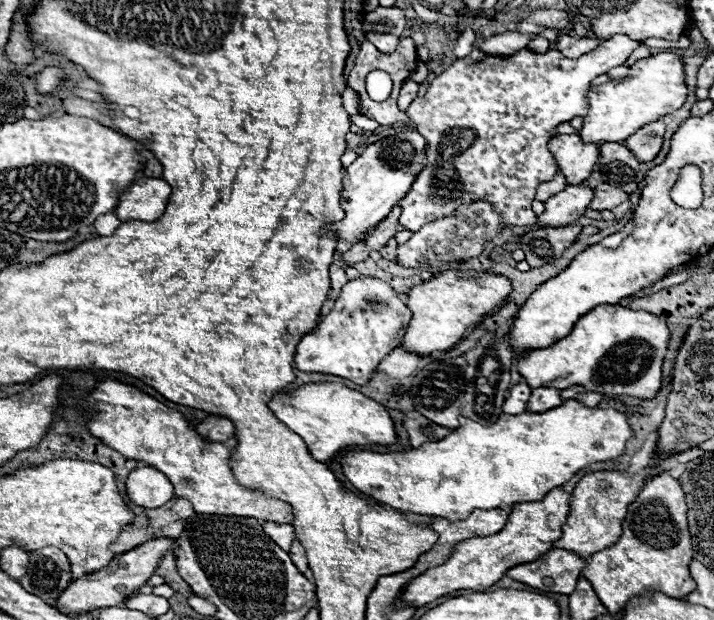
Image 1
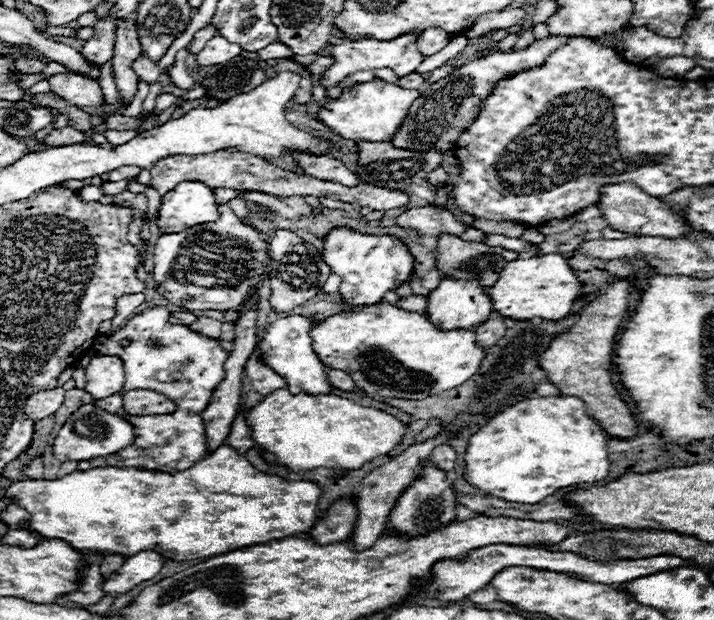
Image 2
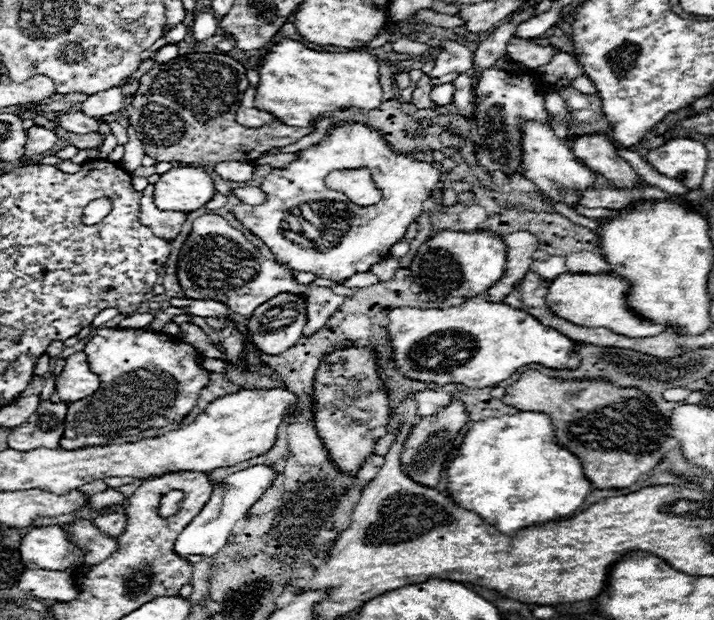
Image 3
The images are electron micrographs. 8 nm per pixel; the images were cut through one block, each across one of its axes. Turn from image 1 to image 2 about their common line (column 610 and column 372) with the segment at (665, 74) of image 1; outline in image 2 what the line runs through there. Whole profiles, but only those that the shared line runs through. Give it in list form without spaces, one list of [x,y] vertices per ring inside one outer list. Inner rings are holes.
[[[372,80],[366,84],[358,84],[348,92],[342,92],[340,98],[328,100],[318,112],[318,120],[332,130],[334,134],[346,140],[366,140],[366,142],[384,142],[398,130],[398,124],[406,118],[410,104],[418,98],[416,90],[406,90],[396,84],[384,80]]]

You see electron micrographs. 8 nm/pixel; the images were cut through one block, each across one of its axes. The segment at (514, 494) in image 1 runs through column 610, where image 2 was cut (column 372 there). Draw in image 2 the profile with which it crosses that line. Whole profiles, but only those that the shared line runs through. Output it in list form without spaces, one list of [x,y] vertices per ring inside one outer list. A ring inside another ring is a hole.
[[[286,388],[274,390],[264,396],[262,402],[248,408],[246,422],[260,450],[272,452],[280,464],[294,464],[300,470],[322,466],[356,470],[366,462],[388,454],[406,430],[398,418],[382,410],[360,406],[354,400],[336,394],[290,394]]]

